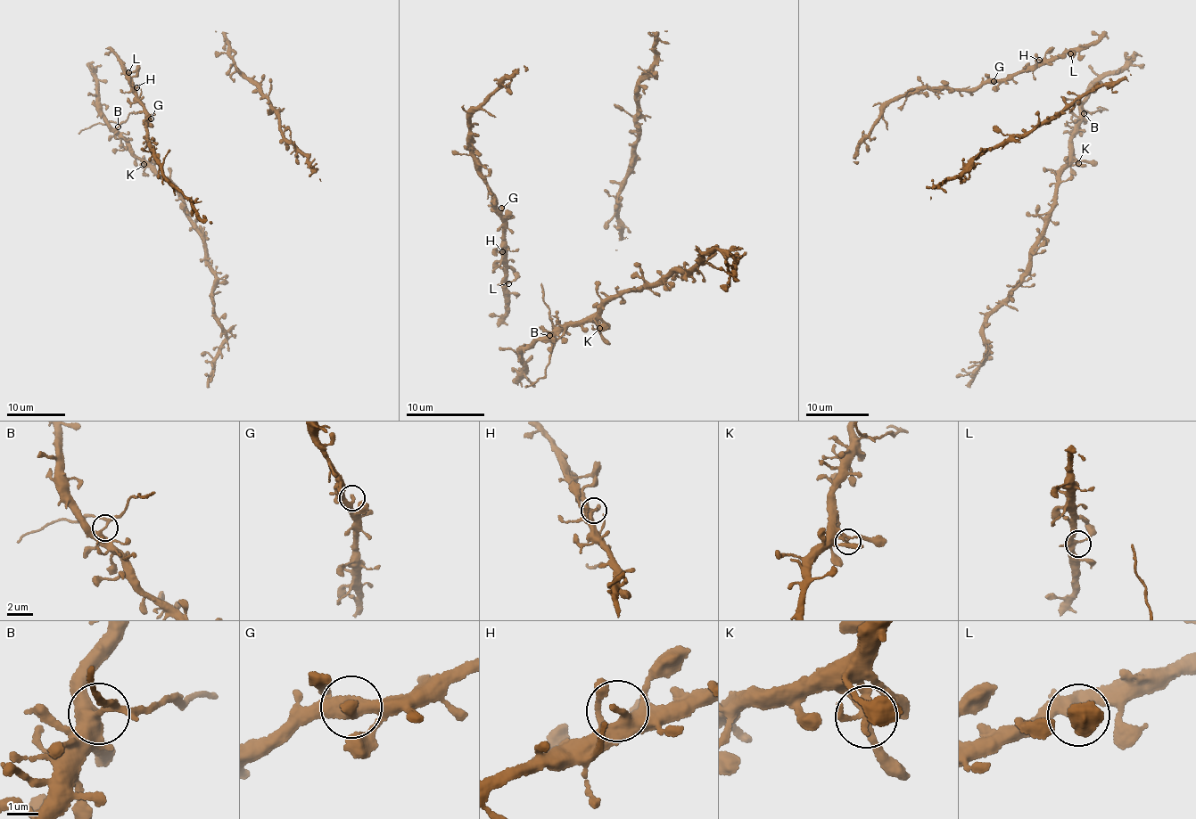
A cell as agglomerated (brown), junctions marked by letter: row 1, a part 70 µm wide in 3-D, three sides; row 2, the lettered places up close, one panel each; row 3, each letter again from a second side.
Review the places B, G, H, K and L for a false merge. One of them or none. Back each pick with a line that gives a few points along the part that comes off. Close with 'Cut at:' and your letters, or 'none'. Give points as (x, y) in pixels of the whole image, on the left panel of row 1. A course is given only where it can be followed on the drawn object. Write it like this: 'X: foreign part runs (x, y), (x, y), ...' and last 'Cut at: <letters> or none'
B: foreign part runs (118, 126), (120, 125), (117, 122), (100, 122), (81, 129), (79, 134)
Cut at: B

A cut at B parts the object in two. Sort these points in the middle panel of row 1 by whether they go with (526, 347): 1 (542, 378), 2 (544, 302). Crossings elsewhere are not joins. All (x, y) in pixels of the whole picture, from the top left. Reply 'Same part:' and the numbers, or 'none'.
Same part: none

